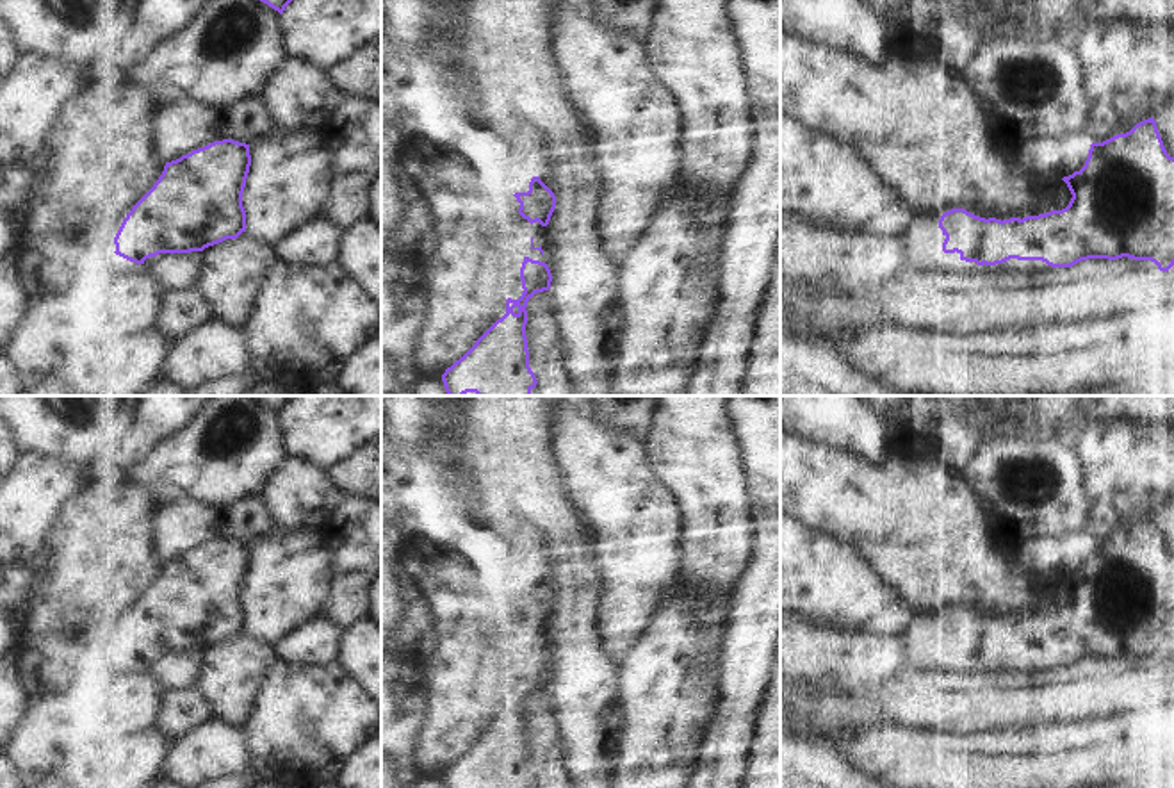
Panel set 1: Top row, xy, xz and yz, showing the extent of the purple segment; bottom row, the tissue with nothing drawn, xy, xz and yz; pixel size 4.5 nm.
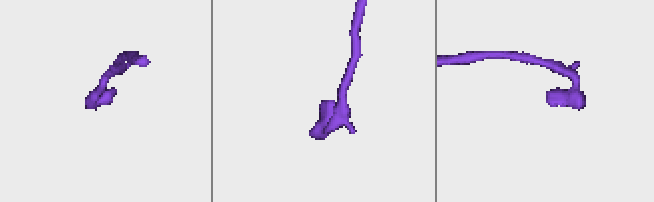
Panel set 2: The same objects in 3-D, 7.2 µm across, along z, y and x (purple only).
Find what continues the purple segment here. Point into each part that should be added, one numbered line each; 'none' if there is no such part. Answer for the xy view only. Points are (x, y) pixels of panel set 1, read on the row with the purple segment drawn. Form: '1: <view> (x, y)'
none

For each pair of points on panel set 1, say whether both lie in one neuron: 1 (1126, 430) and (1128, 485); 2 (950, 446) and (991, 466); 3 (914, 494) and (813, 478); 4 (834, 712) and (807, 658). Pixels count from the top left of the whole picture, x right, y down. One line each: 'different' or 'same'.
1: same
2: different
3: same
4: different

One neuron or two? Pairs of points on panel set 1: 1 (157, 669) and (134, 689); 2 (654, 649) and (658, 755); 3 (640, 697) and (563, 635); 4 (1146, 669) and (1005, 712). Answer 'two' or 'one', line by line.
1: two
2: one
3: two
4: one

